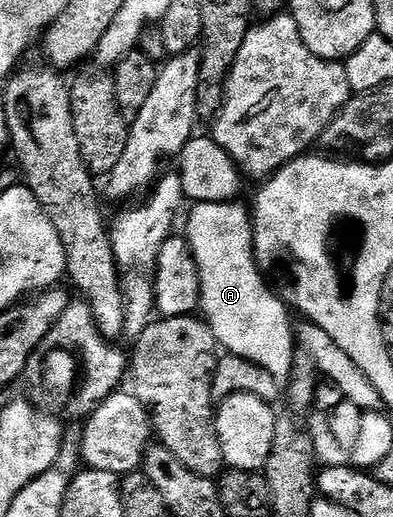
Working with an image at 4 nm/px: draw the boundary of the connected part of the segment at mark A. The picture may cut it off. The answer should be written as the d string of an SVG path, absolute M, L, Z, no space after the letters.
M196 202L191 207L186 239L198 262L202 316L207 320L208 328L214 330L217 345L225 353L246 358L248 362L262 366L262 370L268 371L281 386L287 385L296 367L298 340L294 335L294 324L292 328L292 320L288 317L289 309L285 301L275 291L272 293L268 289L269 281L262 269L256 265L256 247L252 237L252 217L249 209L245 205L243 208L240 202Z

